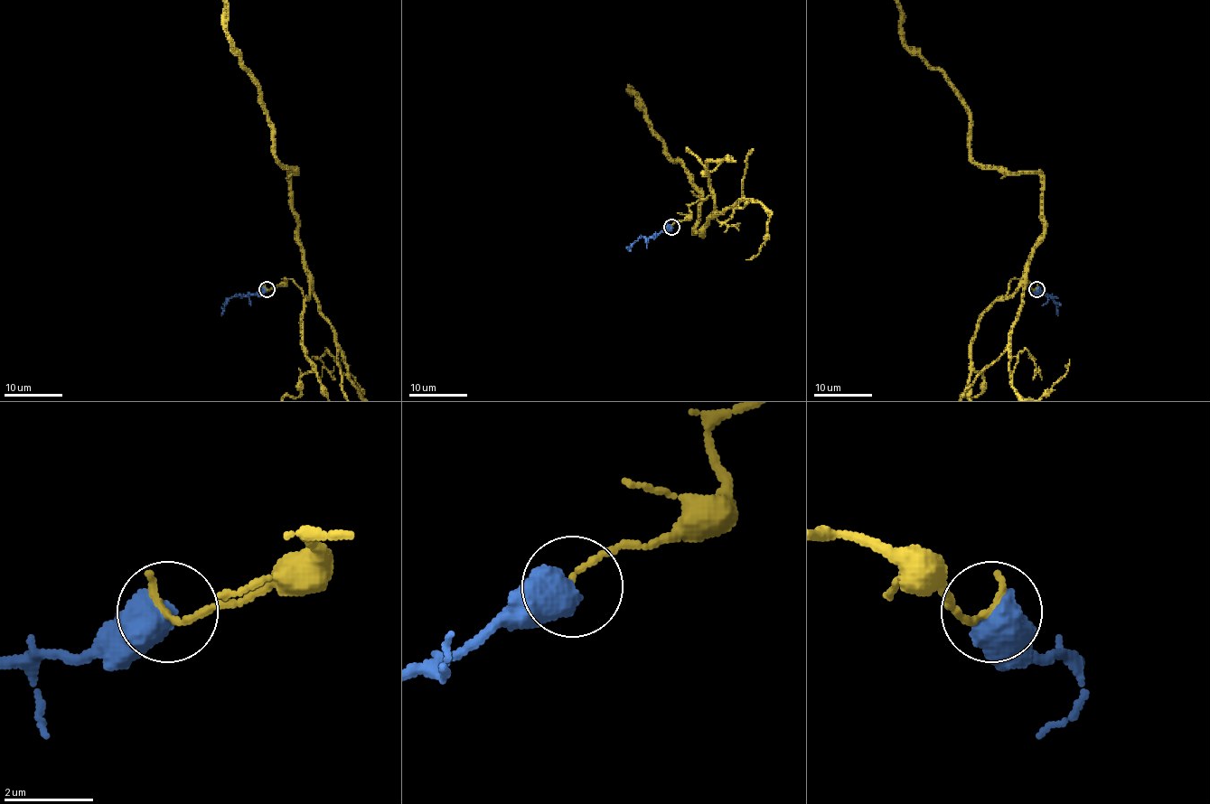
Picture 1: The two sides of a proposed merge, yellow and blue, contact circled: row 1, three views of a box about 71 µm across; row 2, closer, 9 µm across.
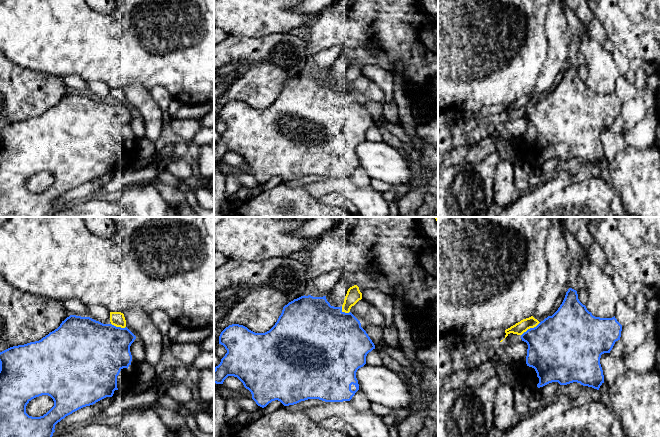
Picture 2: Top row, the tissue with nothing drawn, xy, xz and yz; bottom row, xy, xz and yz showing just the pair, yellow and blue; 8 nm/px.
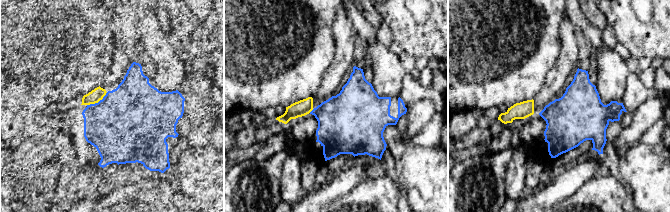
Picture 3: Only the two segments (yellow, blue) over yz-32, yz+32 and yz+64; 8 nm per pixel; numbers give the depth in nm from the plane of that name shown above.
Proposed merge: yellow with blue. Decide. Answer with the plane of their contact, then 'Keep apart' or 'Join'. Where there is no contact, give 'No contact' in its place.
Touches yellow in yz. Keep apart

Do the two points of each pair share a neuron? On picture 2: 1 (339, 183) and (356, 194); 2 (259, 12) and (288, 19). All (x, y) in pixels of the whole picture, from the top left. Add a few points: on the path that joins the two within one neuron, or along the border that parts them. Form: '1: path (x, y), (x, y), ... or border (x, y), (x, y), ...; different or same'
1: path (343, 185), (352, 192); same
2: path (266, 12), (273, 12), (281, 18); same

